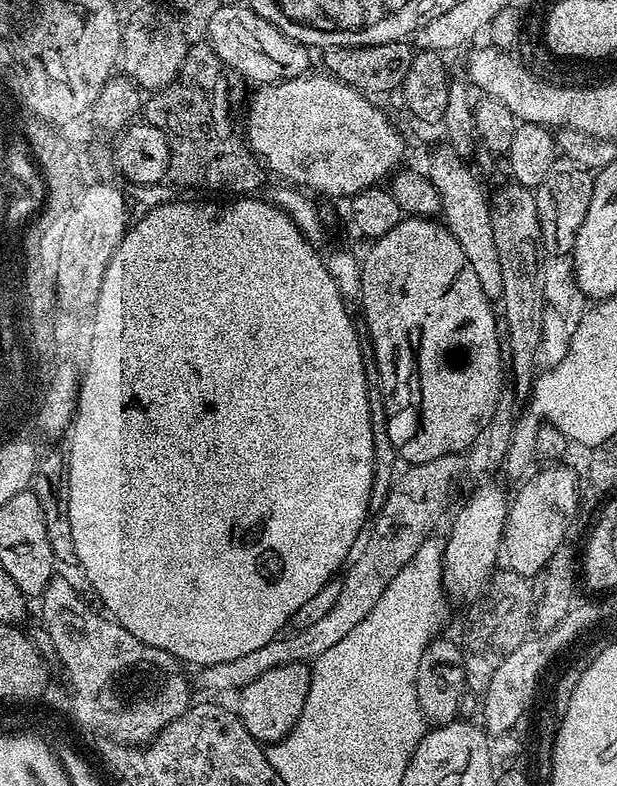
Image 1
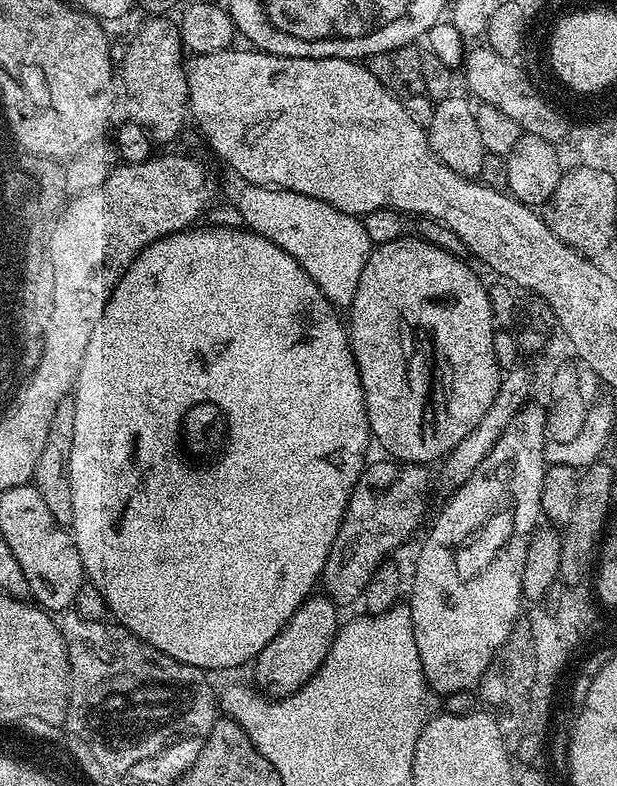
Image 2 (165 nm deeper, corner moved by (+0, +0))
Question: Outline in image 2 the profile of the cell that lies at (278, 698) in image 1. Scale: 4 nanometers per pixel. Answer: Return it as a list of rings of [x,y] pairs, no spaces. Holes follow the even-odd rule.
[[[313,594],[304,605],[282,626],[282,630],[259,654],[254,661],[256,668],[255,687],[269,698],[283,698],[294,694],[310,677],[315,676],[324,665],[324,659],[336,637],[338,619],[337,605],[326,594]]]

